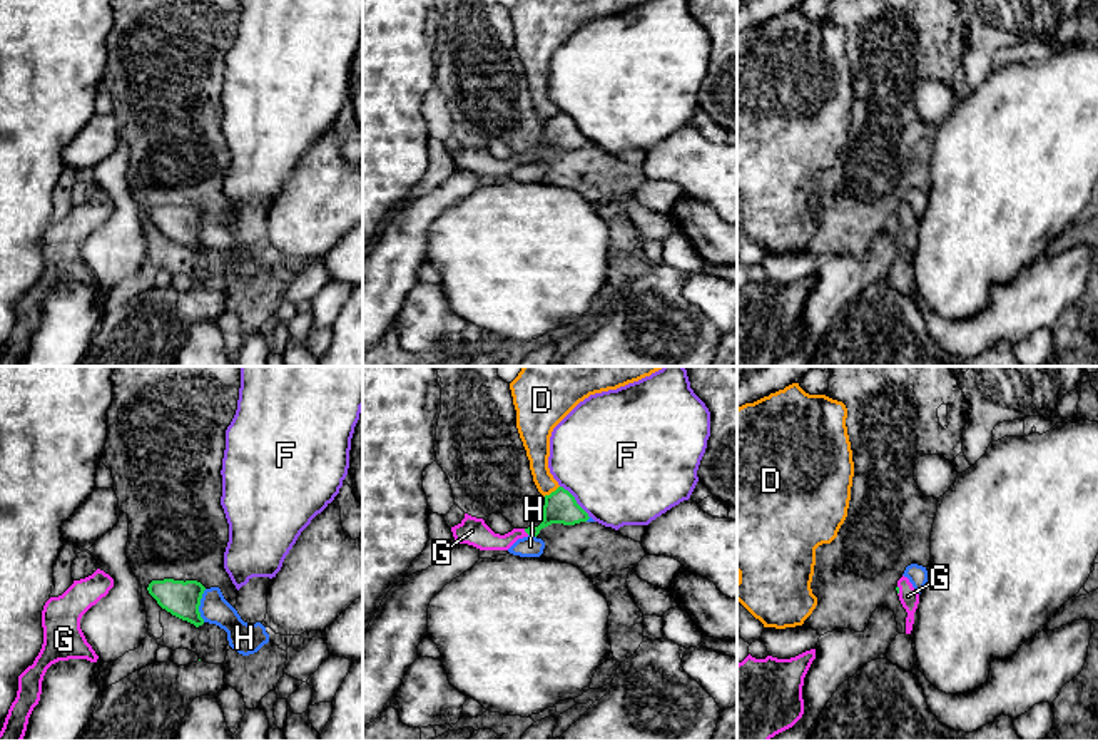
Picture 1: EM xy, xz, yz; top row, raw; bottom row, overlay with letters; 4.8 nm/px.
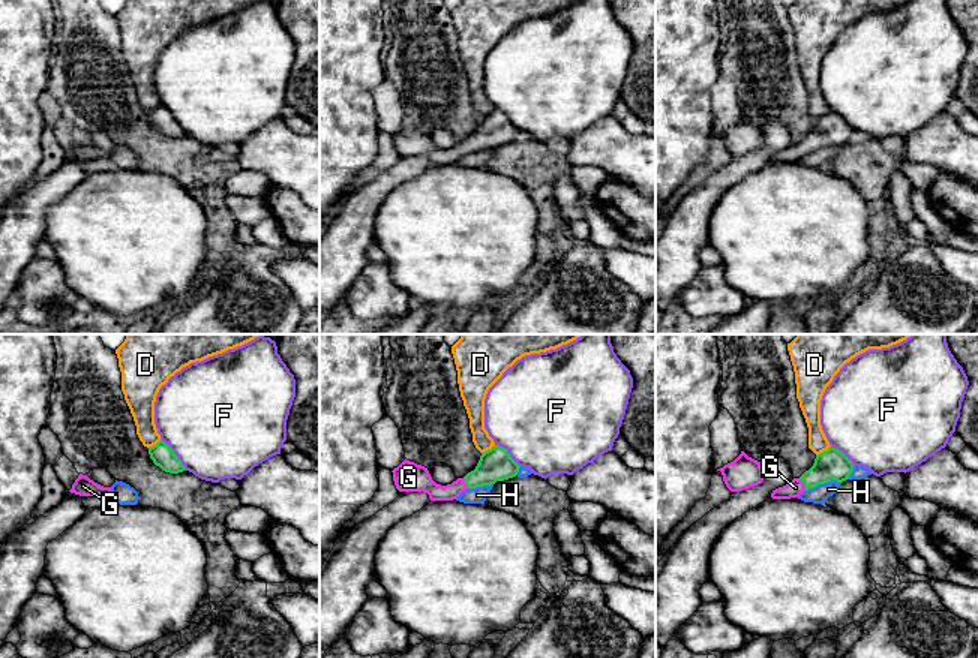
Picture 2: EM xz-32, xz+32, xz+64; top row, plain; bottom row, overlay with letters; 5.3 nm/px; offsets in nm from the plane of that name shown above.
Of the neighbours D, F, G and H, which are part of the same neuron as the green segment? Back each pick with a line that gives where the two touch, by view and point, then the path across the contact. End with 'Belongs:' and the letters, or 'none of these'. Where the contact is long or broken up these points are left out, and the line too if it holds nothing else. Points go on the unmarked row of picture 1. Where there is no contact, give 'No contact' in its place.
G: Touches green at xz (527, 158)
Belongs: G

